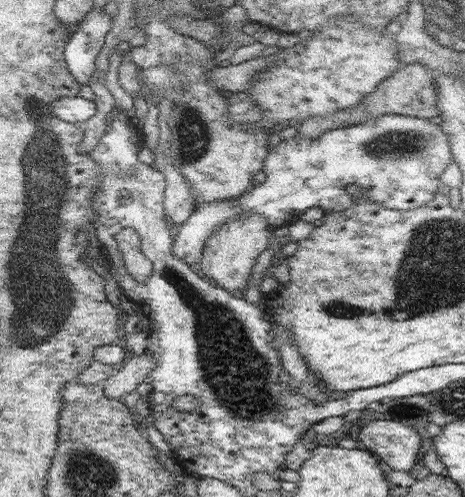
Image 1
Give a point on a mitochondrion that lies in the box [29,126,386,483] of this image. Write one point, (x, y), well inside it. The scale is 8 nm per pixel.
(237, 374)

